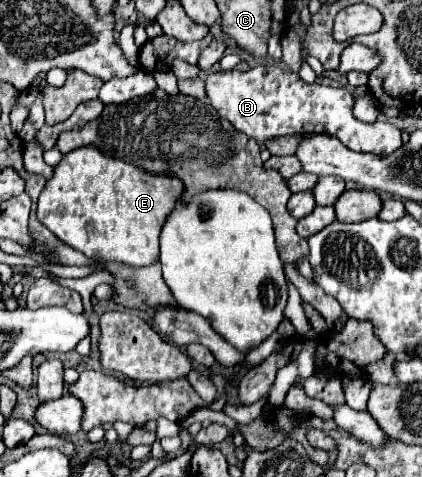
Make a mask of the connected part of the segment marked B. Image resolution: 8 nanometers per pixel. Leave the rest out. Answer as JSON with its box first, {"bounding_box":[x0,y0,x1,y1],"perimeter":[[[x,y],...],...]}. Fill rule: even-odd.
{"bounding_box":[206,65,402,157],"perimeter":[[[256,65],[248,71],[218,71],[206,77],[206,97],[220,117],[228,119],[238,131],[256,139],[260,145],[266,139],[280,135],[326,133],[338,137],[348,149],[358,153],[376,153],[388,157],[402,145],[400,129],[388,121],[362,123],[354,119],[354,97],[348,89],[304,83],[296,73],[282,71],[274,65]]]}

